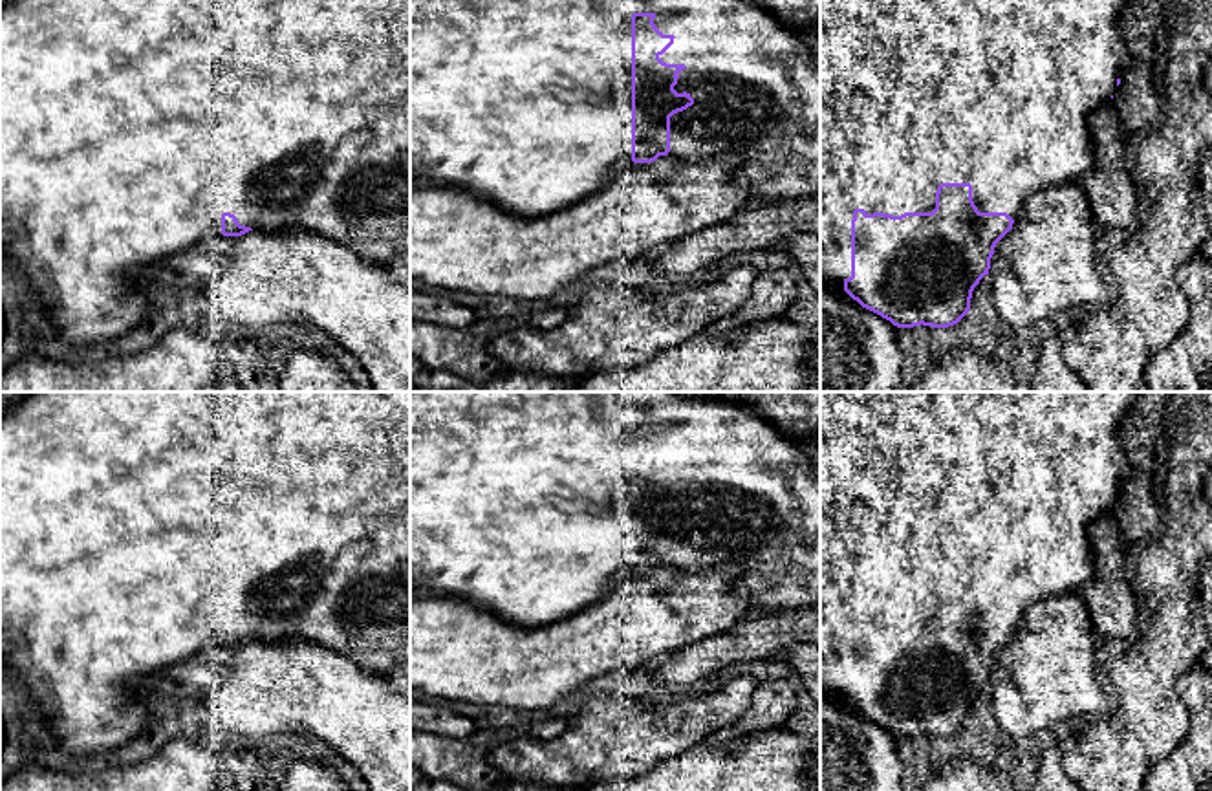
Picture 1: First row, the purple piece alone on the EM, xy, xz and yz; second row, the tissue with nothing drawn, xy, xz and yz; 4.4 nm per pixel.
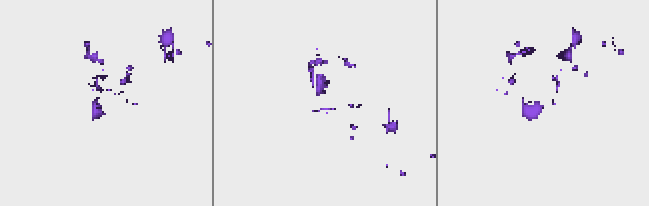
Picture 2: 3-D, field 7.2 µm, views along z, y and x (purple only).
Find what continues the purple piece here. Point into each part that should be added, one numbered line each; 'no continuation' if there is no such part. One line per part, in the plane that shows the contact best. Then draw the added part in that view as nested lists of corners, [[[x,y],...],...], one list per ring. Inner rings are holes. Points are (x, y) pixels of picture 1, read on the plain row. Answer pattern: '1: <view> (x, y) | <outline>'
1: xz (520, 502) | [[[410,392],[410,590],[445,593],[447,599],[472,604],[514,626],[546,626],[562,621],[566,617],[571,617],[573,613],[582,612],[593,602],[608,597],[613,591],[617,580],[624,573],[632,571],[632,425],[633,423],[654,423],[655,438],[663,445],[676,447],[674,454],[663,465],[659,465],[659,469],[666,474],[687,476],[683,482],[677,483],[679,489],[674,500],[677,504],[687,502],[694,509],[694,515],[670,527],[670,562],[666,566],[674,566],[677,569],[687,569],[687,571],[703,571],[721,566],[741,566],[743,573],[734,582],[734,591],[752,604],[749,615],[765,615],[780,610],[820,606],[820,461],[813,461],[809,454],[804,450],[800,441],[784,436],[762,416],[758,416],[756,412],[752,412],[751,408],[740,403],[727,403],[727,401],[705,399],[705,397],[683,397],[677,392]]]

